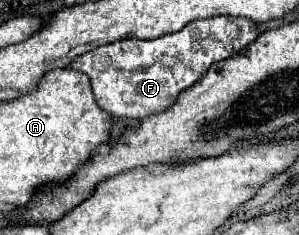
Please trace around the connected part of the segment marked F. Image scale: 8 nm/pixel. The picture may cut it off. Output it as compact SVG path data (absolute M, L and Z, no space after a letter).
M215 16L193 20L183 30L153 40L117 40L99 46L73 60L71 68L91 78L97 104L115 118L143 120L151 114L169 110L177 96L193 86L209 70L213 62L227 60L235 52L249 46L259 36L255 22L235 16Z

